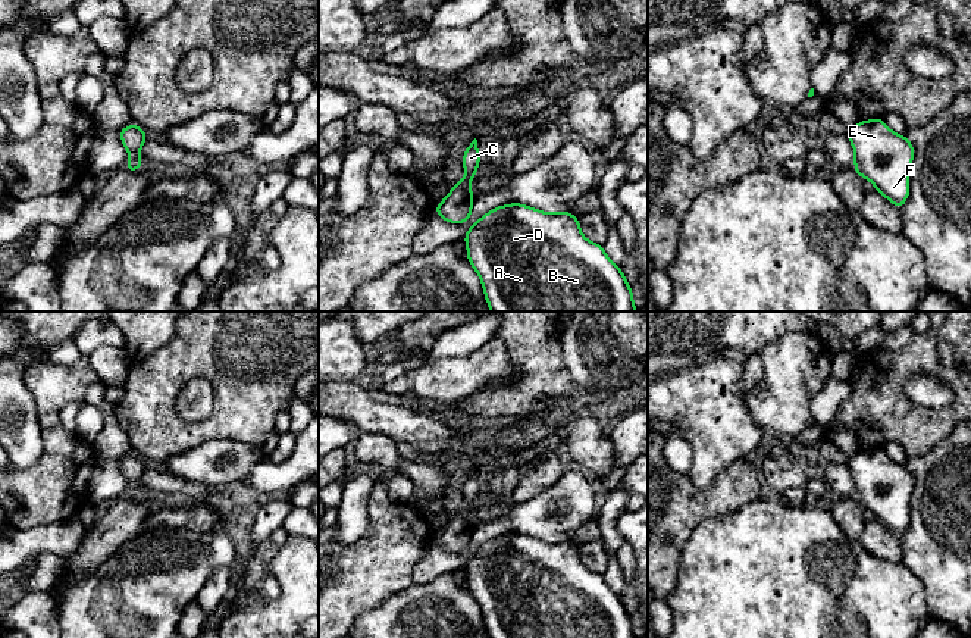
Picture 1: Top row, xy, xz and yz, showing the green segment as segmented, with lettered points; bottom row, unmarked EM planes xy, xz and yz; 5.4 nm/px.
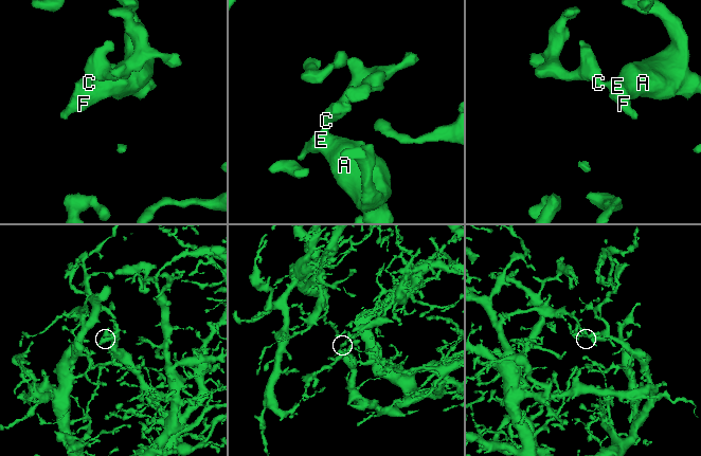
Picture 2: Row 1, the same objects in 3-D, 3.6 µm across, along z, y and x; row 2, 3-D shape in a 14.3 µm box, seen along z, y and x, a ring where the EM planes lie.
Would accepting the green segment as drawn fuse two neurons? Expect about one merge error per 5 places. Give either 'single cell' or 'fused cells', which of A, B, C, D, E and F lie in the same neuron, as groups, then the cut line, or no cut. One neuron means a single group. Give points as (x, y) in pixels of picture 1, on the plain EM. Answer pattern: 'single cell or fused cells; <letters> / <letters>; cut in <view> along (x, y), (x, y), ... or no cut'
single cell; A B C D E F; no cut

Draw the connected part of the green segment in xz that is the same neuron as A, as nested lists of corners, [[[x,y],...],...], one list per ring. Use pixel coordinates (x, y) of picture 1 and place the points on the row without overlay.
[[[520,532],[498,535],[482,545],[463,570],[489,638],[636,638],[621,597],[608,588],[604,575],[583,566],[571,541],[548,542]]]

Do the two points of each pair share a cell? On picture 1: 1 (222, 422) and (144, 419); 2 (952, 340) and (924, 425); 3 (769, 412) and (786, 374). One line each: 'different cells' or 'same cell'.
1: same cell
2: different cells
3: same cell

